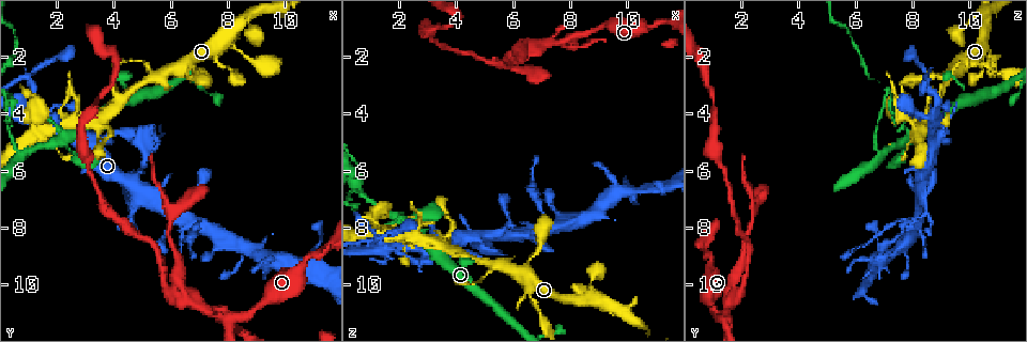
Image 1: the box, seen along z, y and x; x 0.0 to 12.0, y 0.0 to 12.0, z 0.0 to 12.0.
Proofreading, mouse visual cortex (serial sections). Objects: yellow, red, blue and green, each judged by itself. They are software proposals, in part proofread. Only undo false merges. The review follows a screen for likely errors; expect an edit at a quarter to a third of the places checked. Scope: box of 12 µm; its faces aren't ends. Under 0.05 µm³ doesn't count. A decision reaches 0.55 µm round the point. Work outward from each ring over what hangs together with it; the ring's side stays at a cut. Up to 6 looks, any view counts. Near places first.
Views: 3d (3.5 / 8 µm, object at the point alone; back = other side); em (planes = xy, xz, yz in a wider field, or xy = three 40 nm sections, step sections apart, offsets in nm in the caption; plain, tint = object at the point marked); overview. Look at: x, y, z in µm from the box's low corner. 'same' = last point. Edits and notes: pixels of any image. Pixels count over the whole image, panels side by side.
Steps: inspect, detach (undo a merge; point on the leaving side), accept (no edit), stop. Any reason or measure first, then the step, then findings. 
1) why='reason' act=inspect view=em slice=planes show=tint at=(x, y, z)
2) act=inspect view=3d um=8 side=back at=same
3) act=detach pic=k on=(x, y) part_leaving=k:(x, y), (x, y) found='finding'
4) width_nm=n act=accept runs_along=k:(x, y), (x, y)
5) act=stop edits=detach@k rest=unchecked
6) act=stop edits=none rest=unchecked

why='thick turns thin' act=inspect view=3d um=3.5 at=(7.0, 7.6, 7.8)

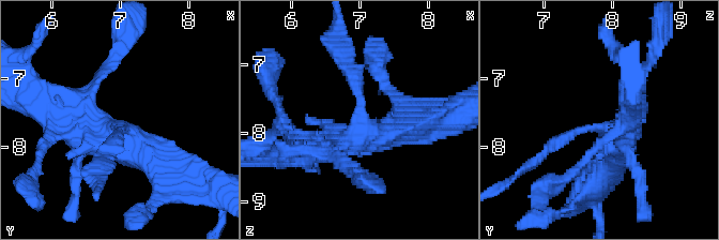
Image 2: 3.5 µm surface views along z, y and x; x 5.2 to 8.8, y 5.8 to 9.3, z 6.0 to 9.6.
why='now the EM' act=inspect view=em slice=planes show=tint at=(6.95, 7.70, 7.75)

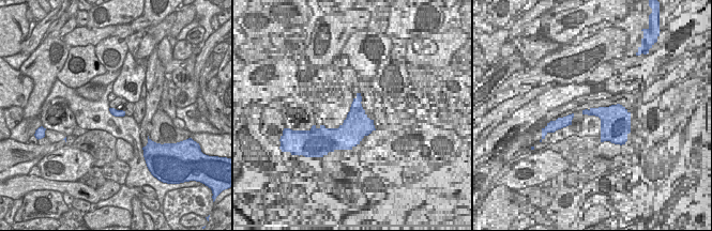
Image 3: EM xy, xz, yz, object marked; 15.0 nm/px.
act=accept runs_along=2:(630, 123), (620, 139), (586, 126), (539, 156) found='all the same cell'

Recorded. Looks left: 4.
why='a fork' act=inspect view=3d um=3.5 at=(10.7, 9.4, 6.6)

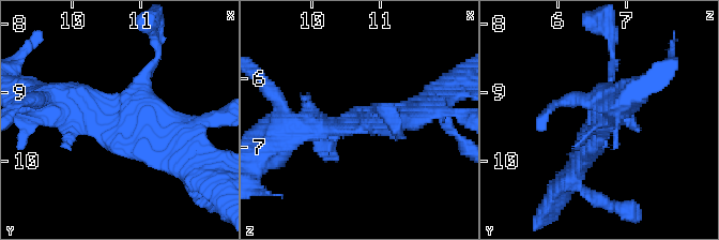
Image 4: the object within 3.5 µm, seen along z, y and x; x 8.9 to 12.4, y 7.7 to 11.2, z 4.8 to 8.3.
act=inspect view=em slice=planes show=tint at=(10.70, 9.45, 6.65)

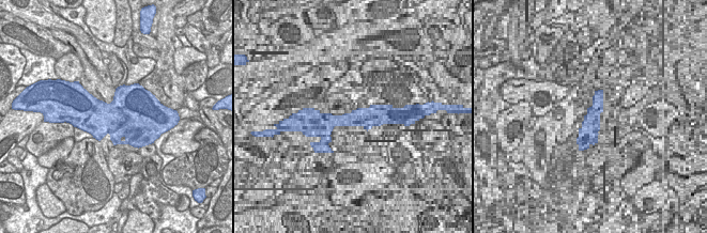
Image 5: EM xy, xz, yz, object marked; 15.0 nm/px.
act=inspect view=em slice=xy step=3 show=tint at=same

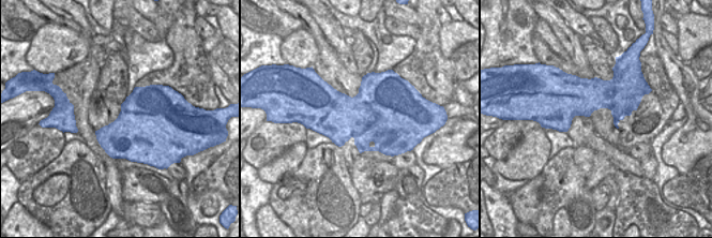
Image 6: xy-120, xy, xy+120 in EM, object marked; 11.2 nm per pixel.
act=accept runs_along=4:(56, 95), (181, 154) found='all the same cell'

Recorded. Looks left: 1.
act=stop edits=none rest=unchecked

